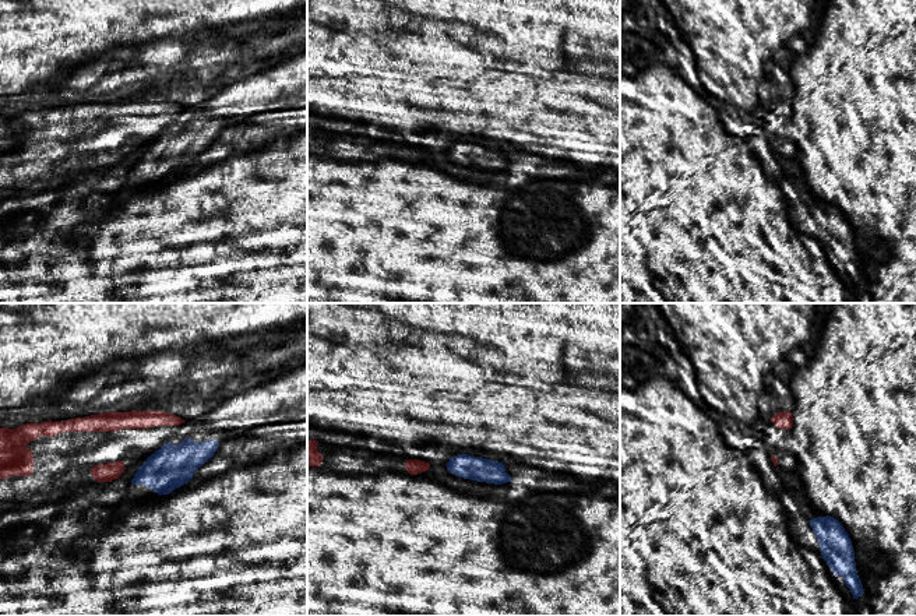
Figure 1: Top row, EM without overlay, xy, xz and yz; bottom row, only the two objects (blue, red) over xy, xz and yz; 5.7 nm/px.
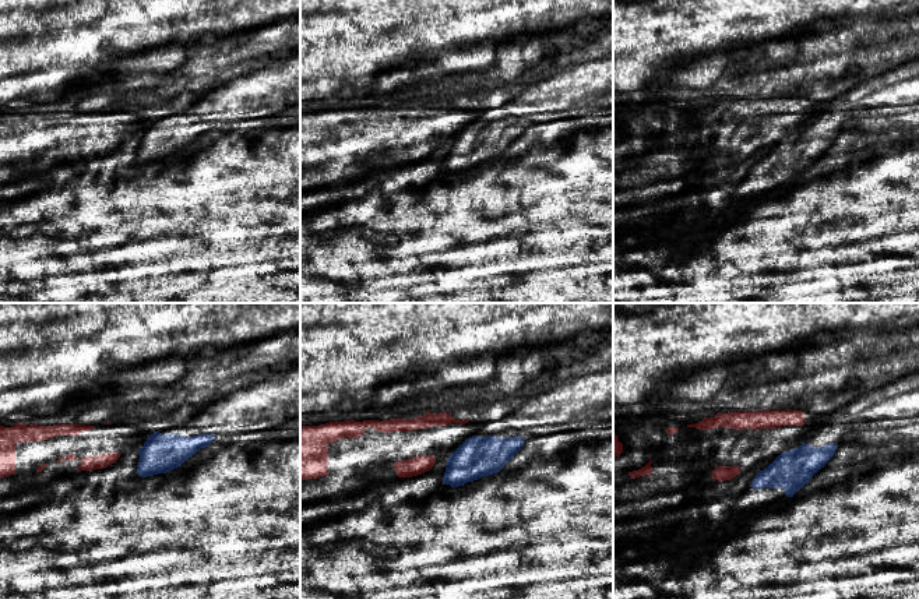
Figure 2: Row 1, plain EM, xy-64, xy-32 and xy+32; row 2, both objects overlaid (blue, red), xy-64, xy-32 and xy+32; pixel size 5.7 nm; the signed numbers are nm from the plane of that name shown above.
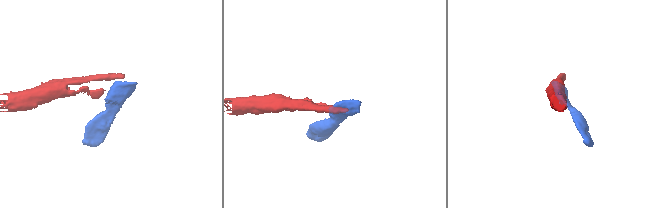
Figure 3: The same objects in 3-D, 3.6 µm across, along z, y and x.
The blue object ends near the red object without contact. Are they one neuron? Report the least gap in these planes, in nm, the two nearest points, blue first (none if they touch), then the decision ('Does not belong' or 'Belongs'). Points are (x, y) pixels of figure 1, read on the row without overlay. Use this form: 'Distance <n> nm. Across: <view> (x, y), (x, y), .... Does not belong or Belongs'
Distance 70 nm. Across: xy (131, 166), (123, 158). Does not belong

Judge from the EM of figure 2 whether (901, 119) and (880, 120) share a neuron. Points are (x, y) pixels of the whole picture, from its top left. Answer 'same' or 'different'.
same

